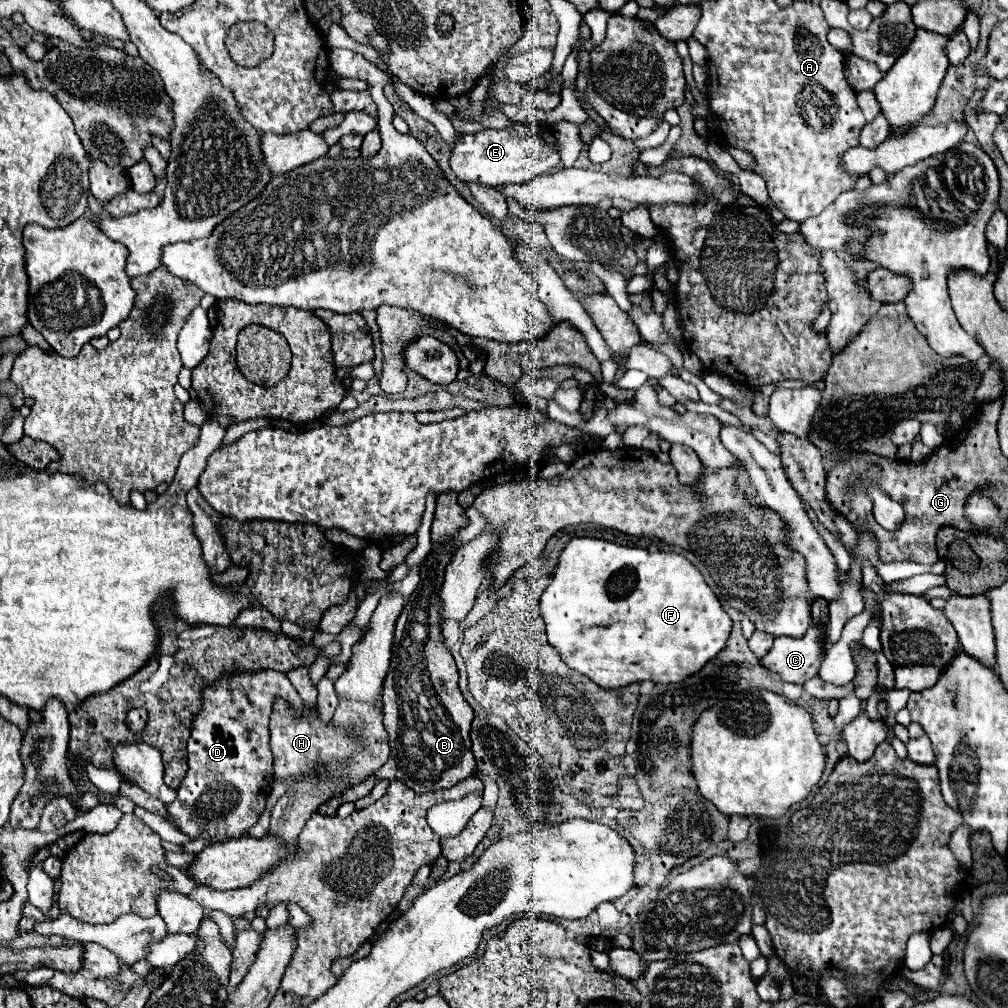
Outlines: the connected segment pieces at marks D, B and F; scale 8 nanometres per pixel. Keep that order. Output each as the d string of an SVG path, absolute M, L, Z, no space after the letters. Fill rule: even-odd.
M278 671L234 673L218 679L214 685L202 691L202 709L192 719L192 735L188 739L188 773L178 789L178 797L166 805L168 819L172 817L172 823L190 835L190 839L240 839L246 835L246 829L258 821L274 781L268 721L272 705L280 695L295 707L296 717L300 716L304 703L290 679Z
M442 493L438 495L436 503L436 515L432 523L432 553L426 557L422 571L420 571L420 583L416 591L408 599L408 607L402 609L396 629L394 629L394 643L392 643L392 661L388 675L384 679L384 727L388 731L388 745L390 745L390 757L376 773L378 779L398 779L414 793L430 793L430 791L442 791L450 789L456 783L464 781L470 775L478 773L474 755L472 755L472 743L470 743L470 723L474 719L472 707L466 703L458 689L458 669L454 663L454 657L444 645L442 633L440 633L440 587L444 579L446 563L450 563L454 549L450 547L450 537L462 529L468 519L464 515L464 509L456 501L456 493Z
M574 537L572 541L568 541L560 555L556 575L542 595L540 607L546 621L548 643L558 649L564 663L606 689L640 681L684 681L692 673L700 671L710 659L714 659L720 649L724 649L726 639L732 631L732 619L722 609L722 603L706 585L700 571L684 555L662 551L652 553L642 547L622 547L604 539L590 537ZM662 575L670 575L670 579L662 579ZM586 621L600 623L586 627ZM596 627L606 627L606 631L602 629L602 635L606 635L606 643L600 641L598 645L598 637L594 635L598 633Z

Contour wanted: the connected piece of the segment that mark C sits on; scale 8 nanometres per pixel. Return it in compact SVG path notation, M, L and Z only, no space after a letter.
M812 625L802 639L776 637L772 649L760 659L762 667L778 673L786 683L806 683L818 675L820 663L826 653L822 627Z

